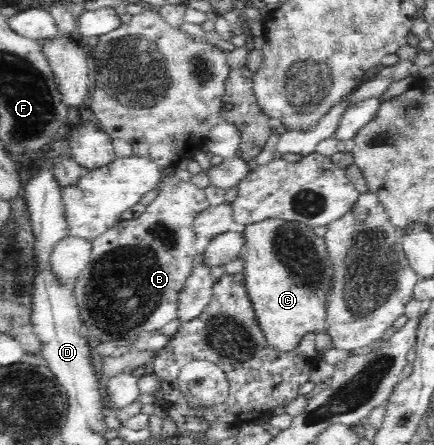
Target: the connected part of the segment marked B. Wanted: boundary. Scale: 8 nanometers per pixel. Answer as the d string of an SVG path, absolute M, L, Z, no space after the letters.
M171 168L159 169L156 197L138 218L125 220L91 242L90 264L81 272L74 296L83 322L100 342L112 342L118 348L134 343L144 332L160 331L177 319L178 299L188 277L195 269L193 259L201 246L193 226L194 218L210 205L204 188L182 181Z

